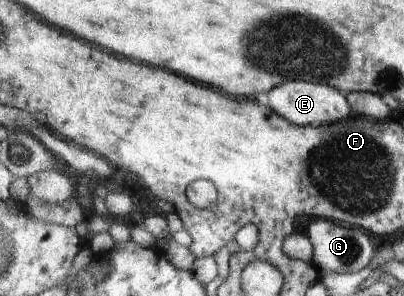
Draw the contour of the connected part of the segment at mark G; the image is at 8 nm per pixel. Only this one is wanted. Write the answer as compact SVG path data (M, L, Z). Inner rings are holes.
M315 218L308 227L308 237L315 247L313 264L320 270L321 276L329 273L361 273L375 257L374 241L360 228L349 227L324 218Z

